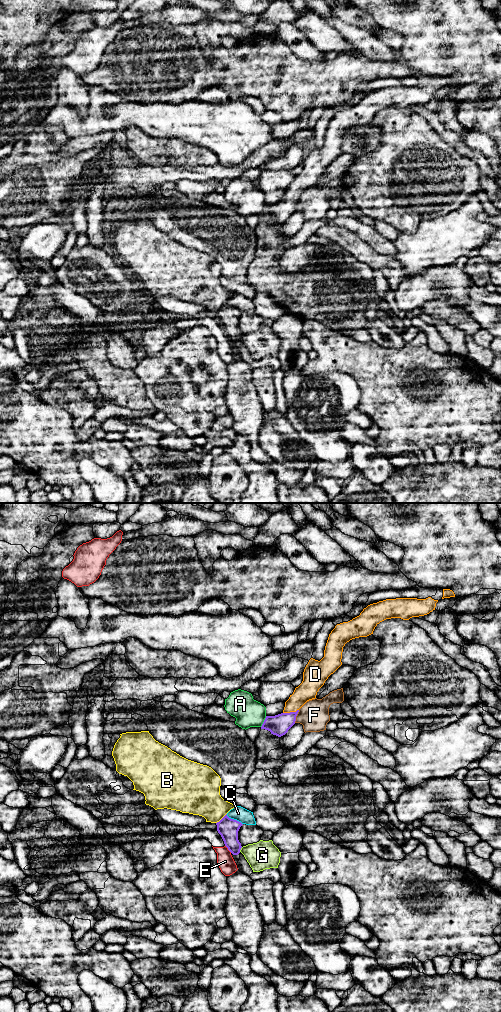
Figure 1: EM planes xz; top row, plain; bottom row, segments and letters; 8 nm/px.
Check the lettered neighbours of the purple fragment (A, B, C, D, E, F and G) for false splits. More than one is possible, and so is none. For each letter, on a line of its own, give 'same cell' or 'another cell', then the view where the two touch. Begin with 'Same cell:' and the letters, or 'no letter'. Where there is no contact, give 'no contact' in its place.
Same cell: D
A: another cell | xz
B: another cell | xz
C: another cell | xz
D: same cell | xz
E: another cell | xz
F: another cell | xz
G: another cell | xz

